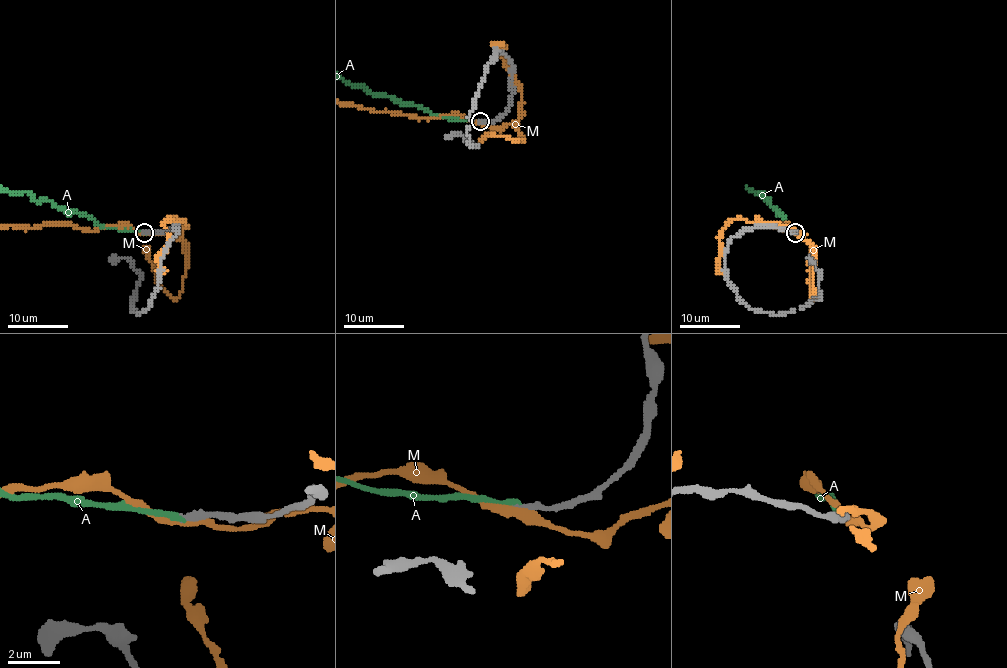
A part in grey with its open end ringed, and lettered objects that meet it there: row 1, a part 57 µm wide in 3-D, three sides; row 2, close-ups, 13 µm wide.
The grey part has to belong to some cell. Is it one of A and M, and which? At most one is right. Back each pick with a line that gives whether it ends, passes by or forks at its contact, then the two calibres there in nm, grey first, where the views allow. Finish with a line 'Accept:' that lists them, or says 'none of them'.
A: it ends there; 240 nm thick on the grey side, 220 nm on the other
Accept: A

